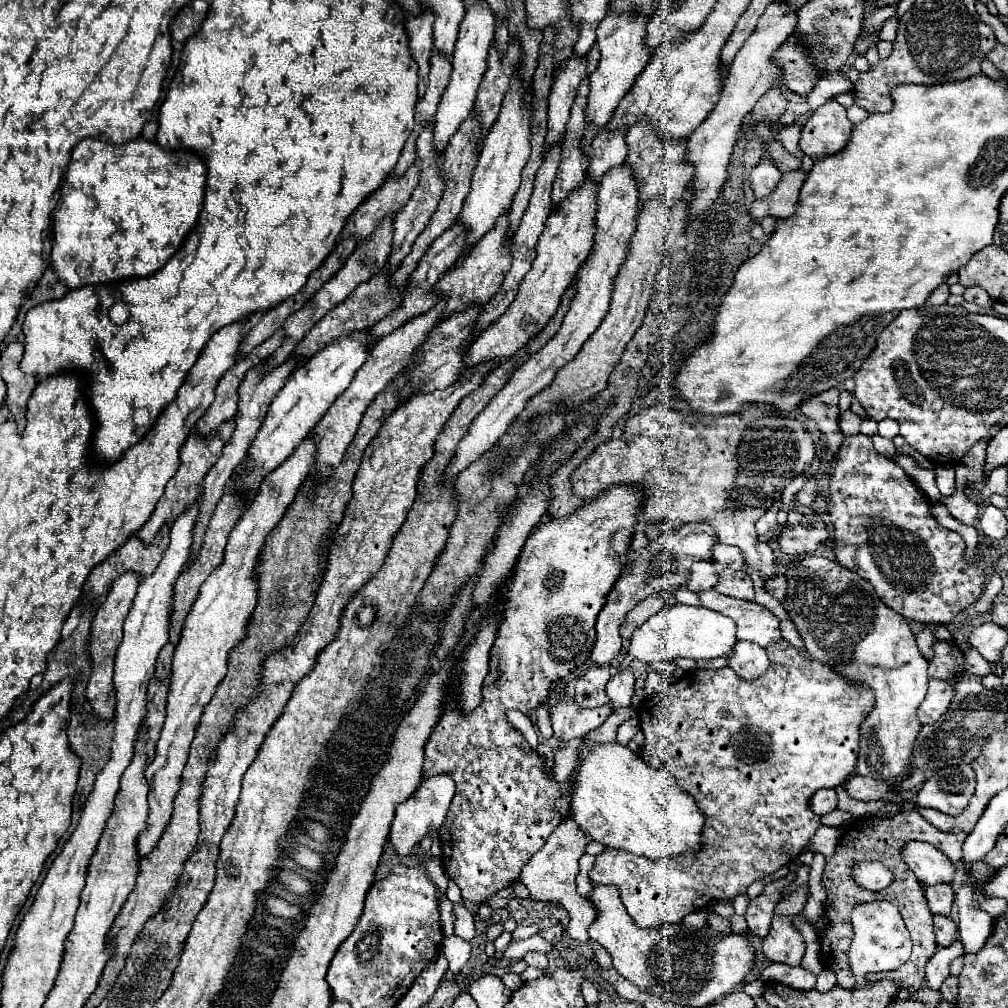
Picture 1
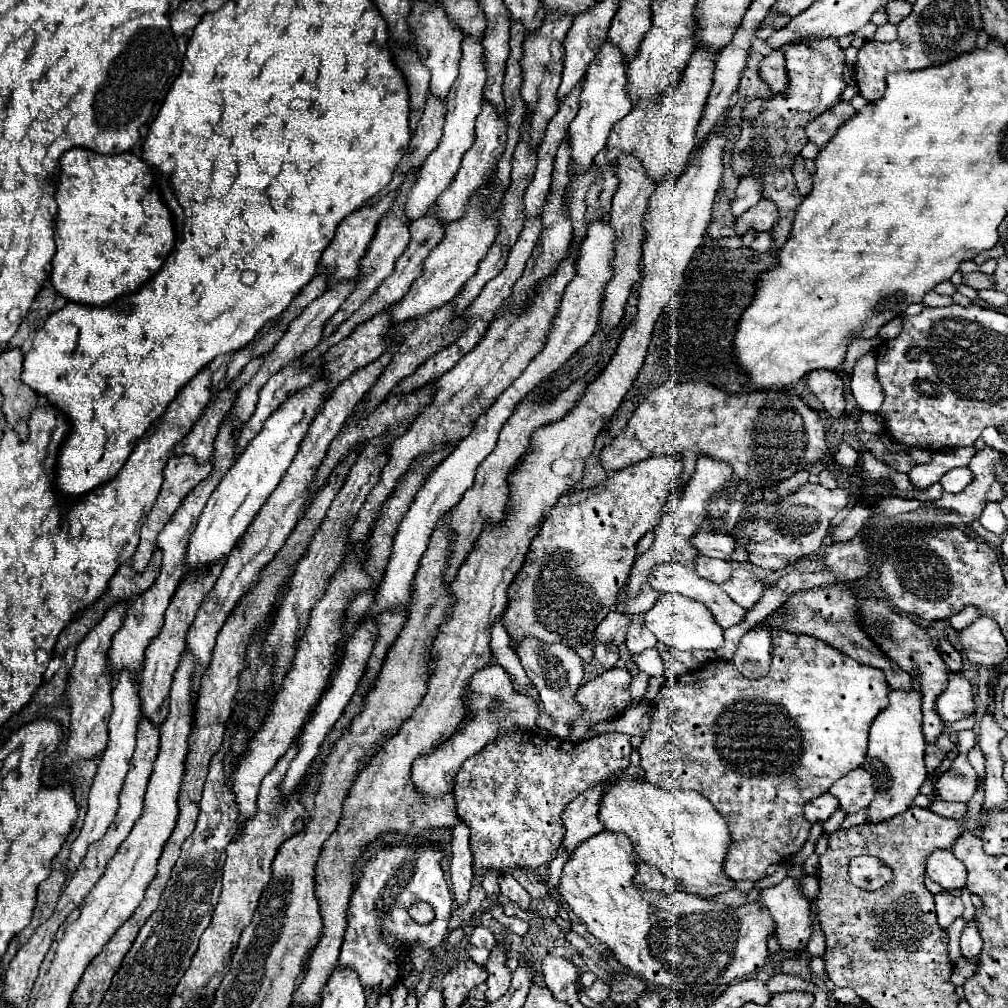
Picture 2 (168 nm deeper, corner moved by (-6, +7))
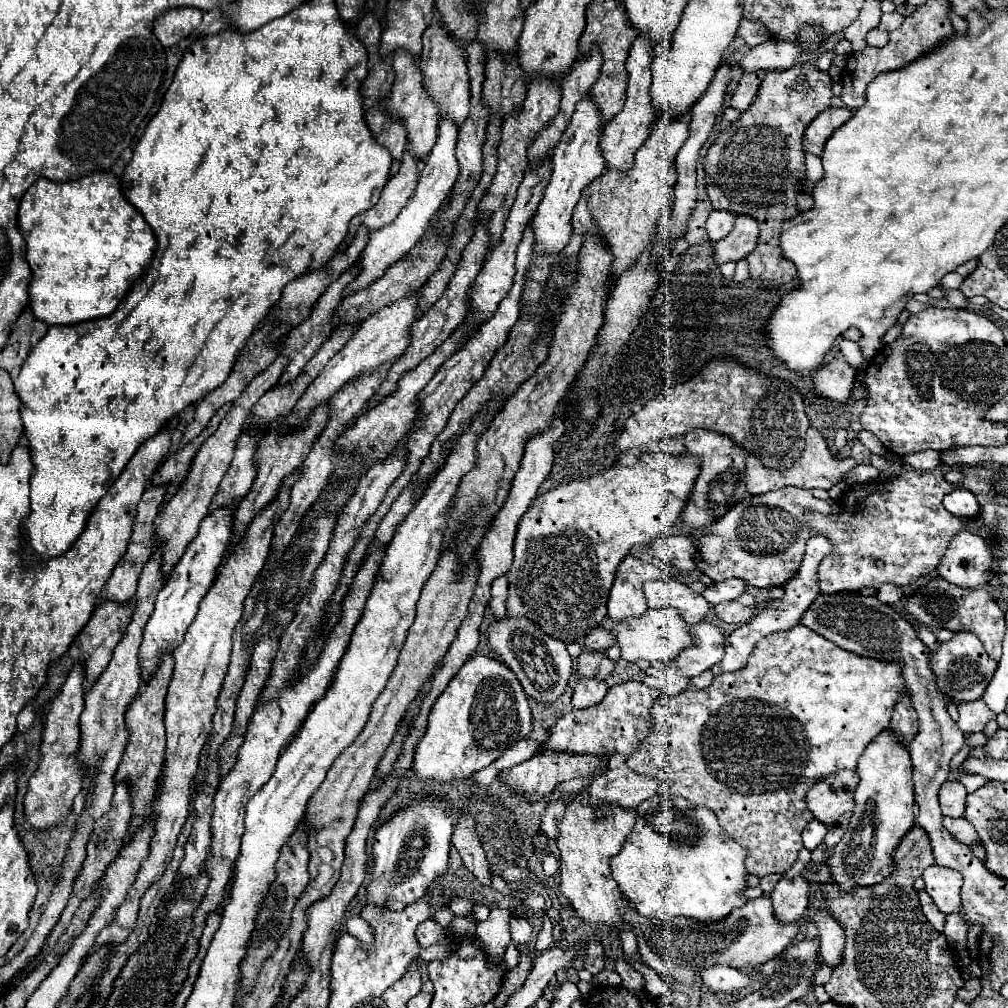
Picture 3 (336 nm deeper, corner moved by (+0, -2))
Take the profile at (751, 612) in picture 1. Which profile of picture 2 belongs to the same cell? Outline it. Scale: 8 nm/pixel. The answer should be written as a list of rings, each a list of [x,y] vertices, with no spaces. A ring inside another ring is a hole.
[[[658,564],[652,570],[650,586],[662,594],[666,592],[678,592],[688,598],[694,598],[710,608],[710,612],[716,616],[718,624],[722,628],[730,628],[740,624],[748,610],[740,608],[728,594],[720,588],[720,584],[712,580],[700,578],[692,568],[678,566],[678,564]]]

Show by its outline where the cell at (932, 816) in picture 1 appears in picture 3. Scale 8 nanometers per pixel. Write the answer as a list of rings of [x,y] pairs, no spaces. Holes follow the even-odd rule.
[[[944,817],[944,827],[950,831],[950,835],[964,843],[964,845],[974,845],[974,843],[980,843],[980,837],[978,833],[972,829],[972,825],[962,817],[962,819],[952,819],[952,817]]]

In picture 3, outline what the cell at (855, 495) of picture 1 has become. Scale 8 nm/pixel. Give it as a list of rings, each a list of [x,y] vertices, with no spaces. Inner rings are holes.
[[[940,577],[932,579],[924,591],[912,595],[906,603],[906,611],[922,625],[928,625],[932,629],[950,629],[950,631],[970,631],[974,633],[986,653],[992,659],[1002,657],[1002,639],[1006,633],[1006,621],[1004,621],[1004,611],[1000,605],[988,595],[988,593],[978,593],[974,589],[958,589],[950,585],[948,581],[942,581]]]

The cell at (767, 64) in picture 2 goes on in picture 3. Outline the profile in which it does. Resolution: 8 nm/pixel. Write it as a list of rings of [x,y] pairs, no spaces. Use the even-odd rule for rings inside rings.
[[[746,73],[742,75],[738,87],[734,89],[732,97],[730,97],[730,107],[744,111],[746,107],[750,107],[750,101],[754,101],[754,93],[758,93],[758,85],[762,83],[762,77],[766,73]]]

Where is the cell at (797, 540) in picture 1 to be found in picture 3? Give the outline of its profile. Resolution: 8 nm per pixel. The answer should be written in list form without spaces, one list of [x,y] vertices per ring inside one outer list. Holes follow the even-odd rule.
[[[782,487],[764,495],[744,497],[710,527],[690,535],[696,545],[696,567],[714,583],[730,577],[744,579],[752,587],[776,587],[788,583],[800,567],[806,541],[812,537],[810,529],[806,529],[804,507],[818,509],[818,513],[832,513],[838,509],[838,503],[832,499],[820,501],[810,491],[797,487]],[[696,535],[700,537],[696,539]]]

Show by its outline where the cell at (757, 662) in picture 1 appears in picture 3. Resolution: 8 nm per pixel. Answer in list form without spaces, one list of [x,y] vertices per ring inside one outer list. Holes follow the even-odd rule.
[[[810,537],[808,543],[806,543],[806,555],[802,559],[802,565],[796,573],[796,577],[792,581],[786,583],[784,587],[784,597],[780,601],[774,601],[770,603],[766,609],[762,609],[756,617],[752,617],[746,625],[740,625],[738,629],[734,629],[728,637],[726,637],[726,655],[724,659],[712,667],[712,673],[714,675],[720,675],[720,673],[726,673],[726,671],[738,671],[742,669],[742,665],[746,665],[746,659],[748,655],[752,653],[752,649],[756,647],[756,643],[770,635],[770,633],[776,633],[776,631],[784,631],[784,629],[792,629],[794,625],[800,623],[802,619],[802,613],[810,607],[810,601],[814,601],[814,595],[820,593],[820,587],[818,587],[818,577],[816,577],[816,569],[818,569],[818,563],[826,557],[826,553],[830,553],[830,541],[826,541],[824,537]]]

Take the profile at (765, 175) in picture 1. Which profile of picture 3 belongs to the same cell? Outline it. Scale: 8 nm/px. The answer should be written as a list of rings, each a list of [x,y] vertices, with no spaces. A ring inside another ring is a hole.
[[[712,211],[708,221],[706,221],[706,235],[708,235],[708,239],[712,243],[724,239],[730,233],[730,229],[734,227],[734,217],[736,215],[726,213],[726,211]]]

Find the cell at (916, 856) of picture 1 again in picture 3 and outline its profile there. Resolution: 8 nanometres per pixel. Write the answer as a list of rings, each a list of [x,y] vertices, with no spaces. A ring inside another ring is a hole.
[[[932,865],[922,873],[922,879],[926,881],[926,893],[934,899],[938,909],[944,915],[960,913],[960,887],[962,887],[962,875],[948,867]]]

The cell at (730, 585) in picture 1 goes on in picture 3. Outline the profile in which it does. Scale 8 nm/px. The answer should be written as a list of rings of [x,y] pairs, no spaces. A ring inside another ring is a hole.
[[[746,591],[738,601],[714,605],[714,611],[716,611],[718,619],[724,623],[746,623],[746,621],[750,621],[750,617],[754,617],[756,601],[750,595],[750,591]]]

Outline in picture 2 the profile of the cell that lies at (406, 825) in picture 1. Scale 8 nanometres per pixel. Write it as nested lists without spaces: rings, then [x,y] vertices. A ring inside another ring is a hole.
[[[490,664],[490,668],[476,672],[476,676],[472,678],[472,696],[468,698],[468,712],[472,712],[474,718],[462,730],[458,730],[450,740],[438,746],[432,754],[422,756],[414,762],[412,782],[420,796],[438,798],[452,792],[456,772],[466,758],[478,754],[484,748],[484,744],[492,742],[496,736],[504,732],[534,730],[538,718],[538,706],[534,704],[534,700],[516,692],[510,676],[498,664]]]

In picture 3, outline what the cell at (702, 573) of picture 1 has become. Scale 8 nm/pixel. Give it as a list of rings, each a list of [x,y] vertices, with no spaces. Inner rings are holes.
[[[726,579],[722,583],[716,583],[716,585],[710,585],[704,589],[702,597],[712,603],[712,605],[718,605],[718,603],[726,603],[726,601],[734,601],[738,599],[744,591],[746,591],[746,581],[742,579]]]

